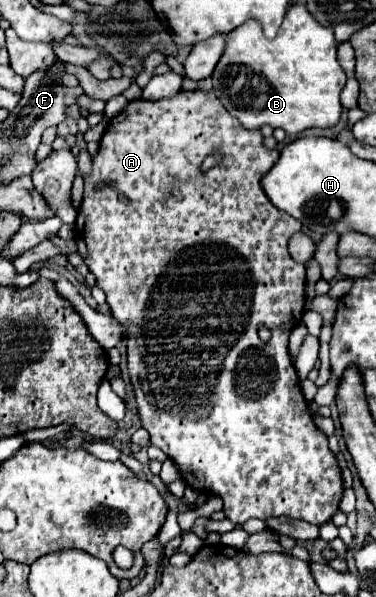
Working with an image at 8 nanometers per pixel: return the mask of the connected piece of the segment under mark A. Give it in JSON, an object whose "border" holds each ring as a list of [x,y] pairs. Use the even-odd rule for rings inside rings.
{"border":[[[179,91],[177,95],[159,101],[129,101],[127,107],[111,119],[105,135],[99,141],[99,153],[93,157],[93,173],[85,179],[85,197],[75,221],[75,241],[79,245],[79,253],[85,259],[85,265],[97,279],[97,287],[103,289],[107,295],[111,317],[117,319],[125,329],[127,367],[141,425],[149,431],[151,445],[159,447],[177,465],[181,481],[197,493],[221,497],[225,503],[225,515],[235,525],[243,525],[247,519],[253,517],[271,519],[281,515],[303,519],[313,525],[323,525],[339,509],[343,479],[337,459],[327,447],[327,435],[319,431],[313,423],[313,415],[301,393],[299,379],[293,371],[293,363],[287,351],[291,329],[293,325],[297,325],[299,319],[303,319],[305,311],[305,265],[297,263],[287,249],[291,235],[301,231],[301,221],[297,221],[289,213],[279,211],[261,187],[263,175],[277,161],[279,151],[265,147],[261,131],[245,129],[235,117],[227,113],[213,91]],[[215,153],[221,153],[221,161],[209,171],[201,173],[201,163]],[[107,181],[115,181],[115,185],[99,187]],[[259,325],[269,327],[269,341],[261,341]]]}

